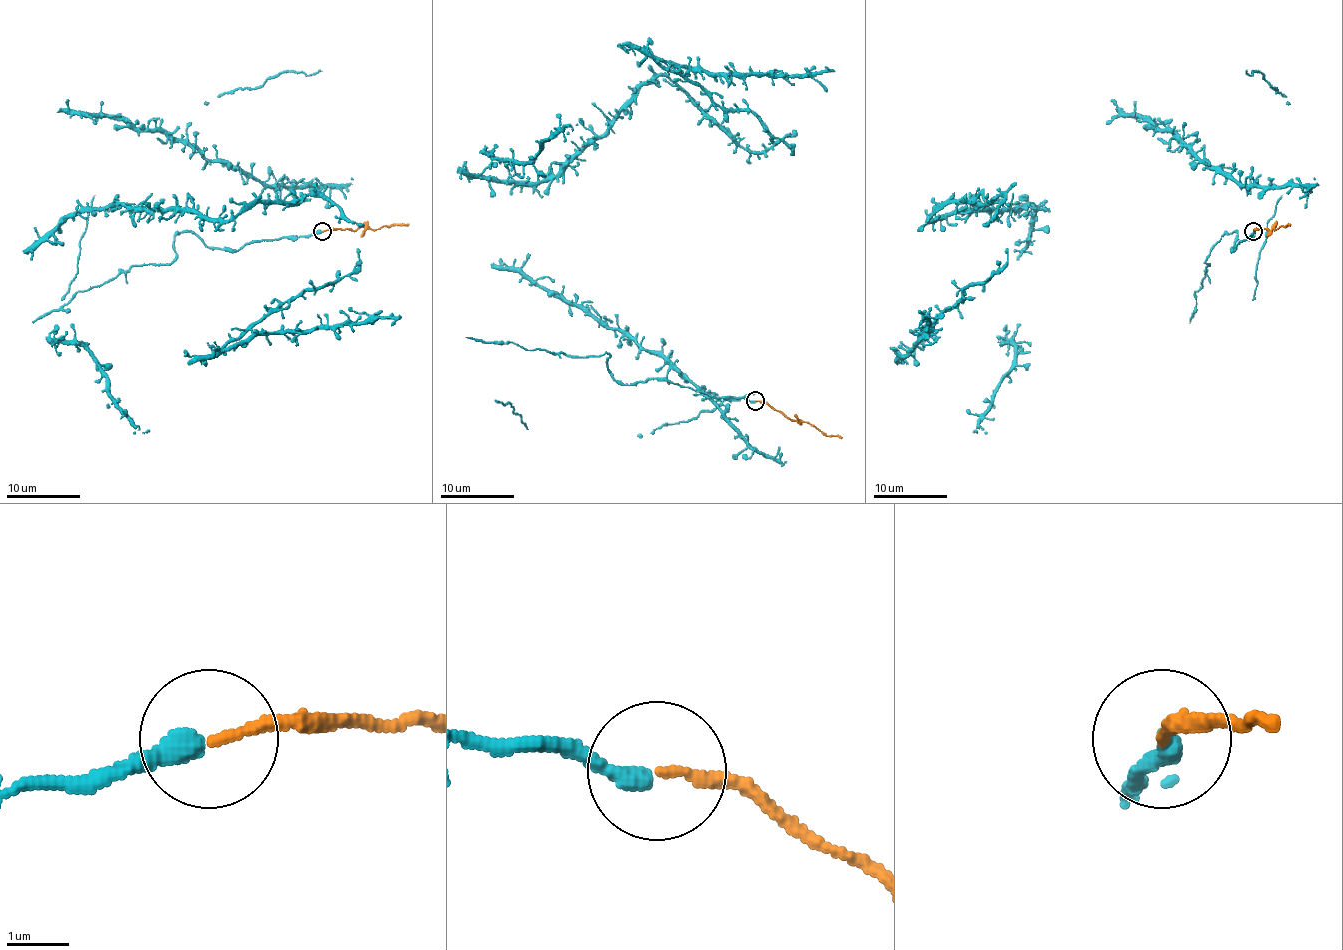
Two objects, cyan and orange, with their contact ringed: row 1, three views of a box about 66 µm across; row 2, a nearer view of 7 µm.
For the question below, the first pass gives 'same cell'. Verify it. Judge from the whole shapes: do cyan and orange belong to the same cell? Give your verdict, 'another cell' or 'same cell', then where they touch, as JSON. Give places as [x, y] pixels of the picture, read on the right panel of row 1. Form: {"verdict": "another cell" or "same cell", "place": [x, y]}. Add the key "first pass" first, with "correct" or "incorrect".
{"first pass": "correct", "verdict": "same cell", "place": [1253, 231]}

